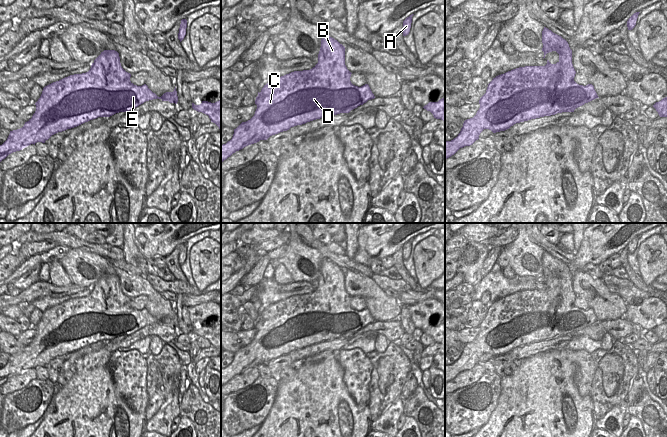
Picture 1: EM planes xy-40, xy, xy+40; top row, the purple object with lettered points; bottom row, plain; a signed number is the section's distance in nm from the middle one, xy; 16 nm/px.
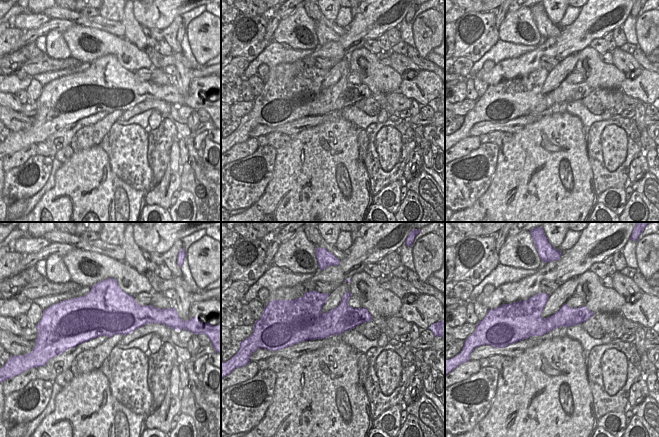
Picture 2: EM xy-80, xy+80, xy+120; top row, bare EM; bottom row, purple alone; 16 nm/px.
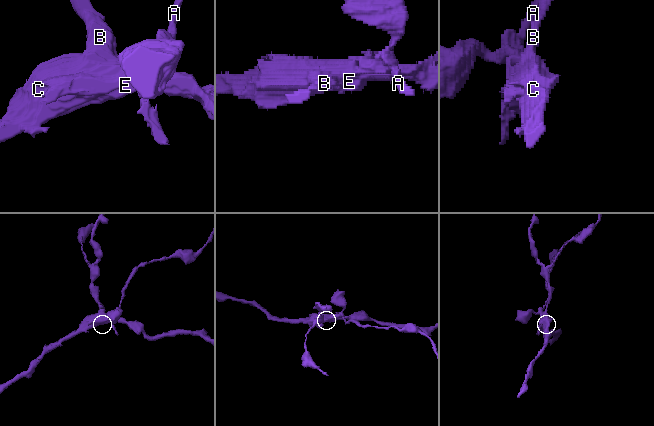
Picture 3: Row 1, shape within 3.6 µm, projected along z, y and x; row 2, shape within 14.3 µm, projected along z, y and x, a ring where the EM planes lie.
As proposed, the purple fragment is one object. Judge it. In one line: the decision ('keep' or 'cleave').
cleave

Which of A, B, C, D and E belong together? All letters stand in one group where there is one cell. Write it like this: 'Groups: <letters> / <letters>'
Groups: A / B C D E.

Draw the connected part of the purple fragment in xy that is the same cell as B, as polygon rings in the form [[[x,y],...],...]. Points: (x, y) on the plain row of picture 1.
[[[324,258],[321,263],[318,287],[312,293],[294,295],[271,304],[264,309],[260,317],[258,316],[254,340],[234,353],[232,363],[221,369],[221,386],[236,375],[260,364],[267,364],[270,360],[287,355],[291,351],[322,341],[349,337],[368,324],[374,323],[375,320],[368,308],[358,311],[351,307],[351,298],[345,289],[345,271]]]

